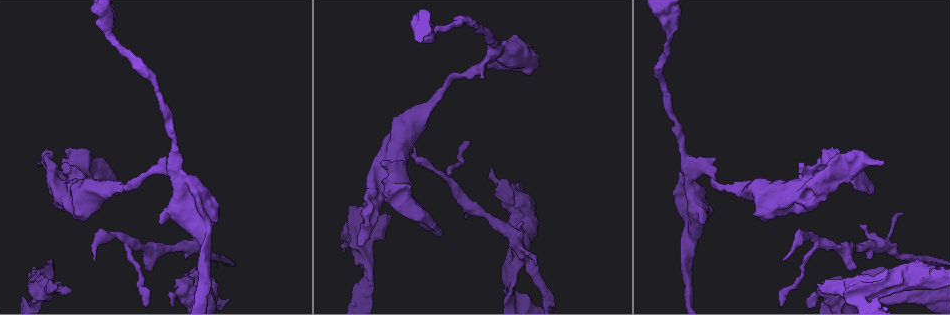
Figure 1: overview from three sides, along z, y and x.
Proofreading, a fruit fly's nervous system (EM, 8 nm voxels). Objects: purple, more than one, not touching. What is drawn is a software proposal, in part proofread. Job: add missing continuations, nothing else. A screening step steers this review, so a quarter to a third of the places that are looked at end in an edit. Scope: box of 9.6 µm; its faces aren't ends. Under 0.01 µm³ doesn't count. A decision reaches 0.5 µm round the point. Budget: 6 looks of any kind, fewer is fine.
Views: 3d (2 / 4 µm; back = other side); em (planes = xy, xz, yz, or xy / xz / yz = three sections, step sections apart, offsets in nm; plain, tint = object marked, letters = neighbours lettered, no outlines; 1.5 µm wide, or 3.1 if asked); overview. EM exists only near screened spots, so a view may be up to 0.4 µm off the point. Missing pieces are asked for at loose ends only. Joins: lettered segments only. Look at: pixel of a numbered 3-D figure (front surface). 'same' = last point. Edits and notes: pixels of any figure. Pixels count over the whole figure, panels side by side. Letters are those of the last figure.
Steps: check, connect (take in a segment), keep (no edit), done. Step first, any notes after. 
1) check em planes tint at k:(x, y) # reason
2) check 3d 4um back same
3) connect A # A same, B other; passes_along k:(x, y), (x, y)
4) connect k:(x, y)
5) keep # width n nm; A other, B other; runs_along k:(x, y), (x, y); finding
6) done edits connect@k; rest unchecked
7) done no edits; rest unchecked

check em yz step 8 letters at 1:(358, 245) # branch stops here

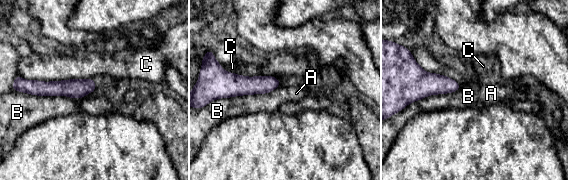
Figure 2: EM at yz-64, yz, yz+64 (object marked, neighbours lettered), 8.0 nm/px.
keep # A other, B other, C other; runs_along 2:(34, 86), (39, 88), (93, 87); no lettered segment goes on from it

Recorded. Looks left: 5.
check em xz step 4 letters at 1:(784, 260)

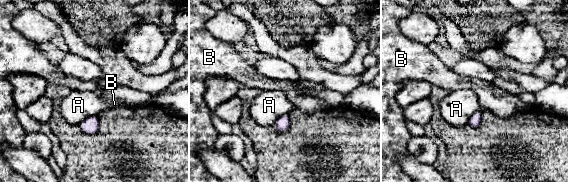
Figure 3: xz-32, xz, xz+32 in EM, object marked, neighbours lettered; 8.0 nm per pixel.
check em planes letters same

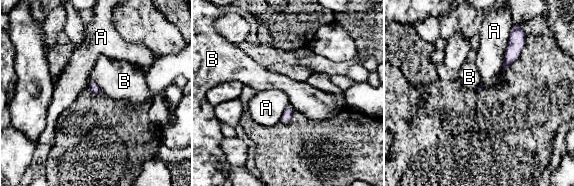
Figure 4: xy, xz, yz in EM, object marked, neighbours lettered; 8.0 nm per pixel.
keep # A other, B other; border 4:(89, 83), (94, 82), (101, 92); no lettered segment goes on from it

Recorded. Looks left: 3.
check 3d 2um at 1:(437, 233) # free end

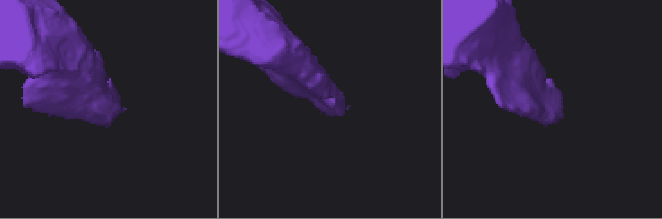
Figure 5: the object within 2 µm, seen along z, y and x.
check em xz step 4 letters at 5:(562, 118) # shape alone is not enough

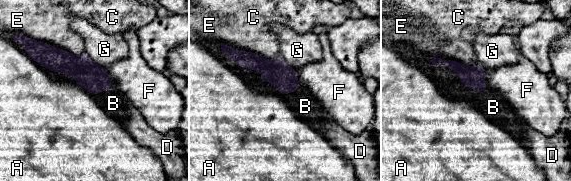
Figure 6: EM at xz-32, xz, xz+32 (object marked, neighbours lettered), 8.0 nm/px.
connect B # A other, B same, C other, D other, E other, F other, G other; passes_along 6:(90, 76), (100, 92), (113, 103); it goes on there

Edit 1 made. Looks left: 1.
done edits connect@6; rest unchecked

